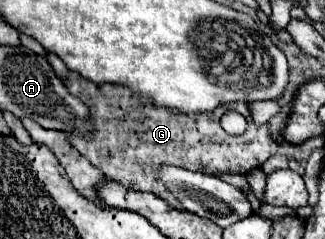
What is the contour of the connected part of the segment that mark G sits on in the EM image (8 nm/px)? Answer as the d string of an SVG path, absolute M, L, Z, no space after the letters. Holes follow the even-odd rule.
M70 71L66 85L82 85L76 97L80 97L90 107L92 125L94 125L90 139L70 137L72 145L108 179L114 179L126 185L126 189L150 191L162 197L166 203L170 203L176 209L182 209L180 201L154 177L162 163L180 165L190 171L200 171L208 175L214 175L216 171L246 173L250 169L260 167L268 157L272 157L278 151L278 145L272 141L268 133L268 125L256 127L246 103L220 105L214 113L198 113L198 117L194 117L188 113L158 109L148 97L136 95L134 91L122 85L110 87L108 83L98 85L98 83L86 81L76 71ZM112 95L114 95L114 107L112 107ZM228 109L236 109L246 117L248 129L242 135L228 135L222 129L220 117Z

